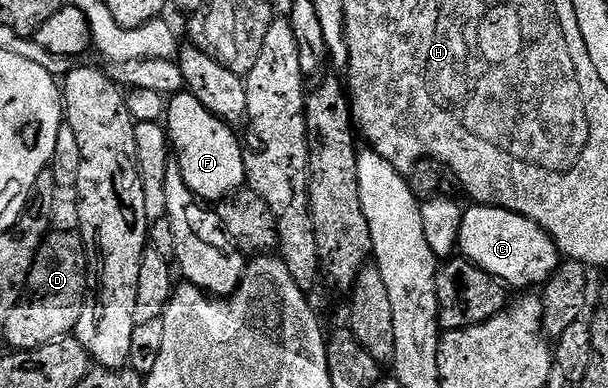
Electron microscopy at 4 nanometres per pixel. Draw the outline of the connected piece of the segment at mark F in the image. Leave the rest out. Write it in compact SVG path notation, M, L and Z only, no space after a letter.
M188 89L181 90L168 100L165 108L163 126L169 133L169 145L175 156L176 166L180 167L183 179L187 181L187 187L195 197L209 205L217 205L236 195L238 191L246 186L247 176L245 165L247 162L246 152L241 152L241 143L232 126L211 112L203 102L199 101Z

